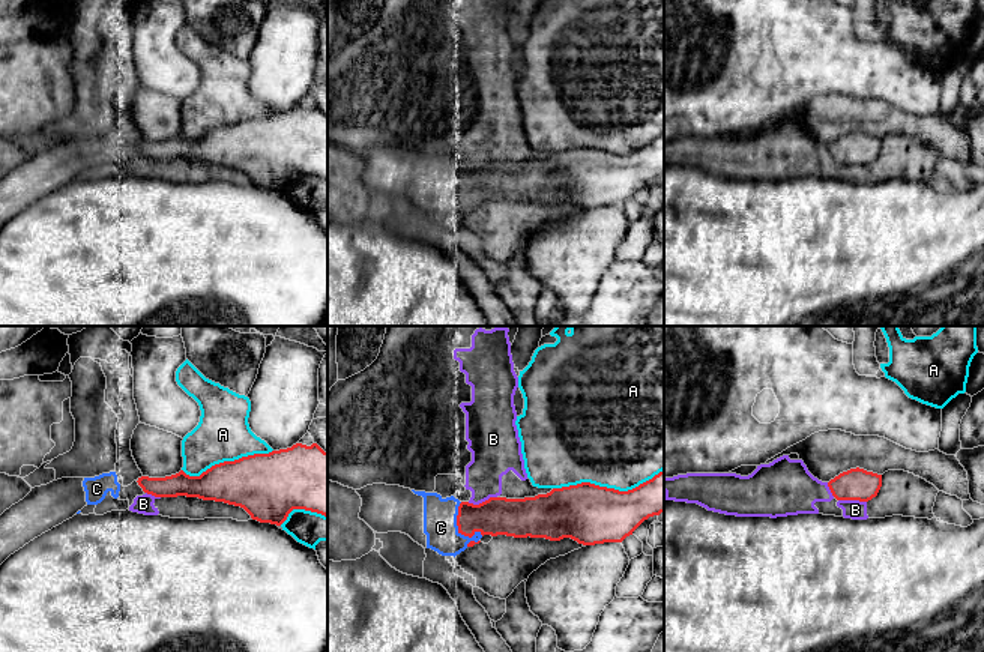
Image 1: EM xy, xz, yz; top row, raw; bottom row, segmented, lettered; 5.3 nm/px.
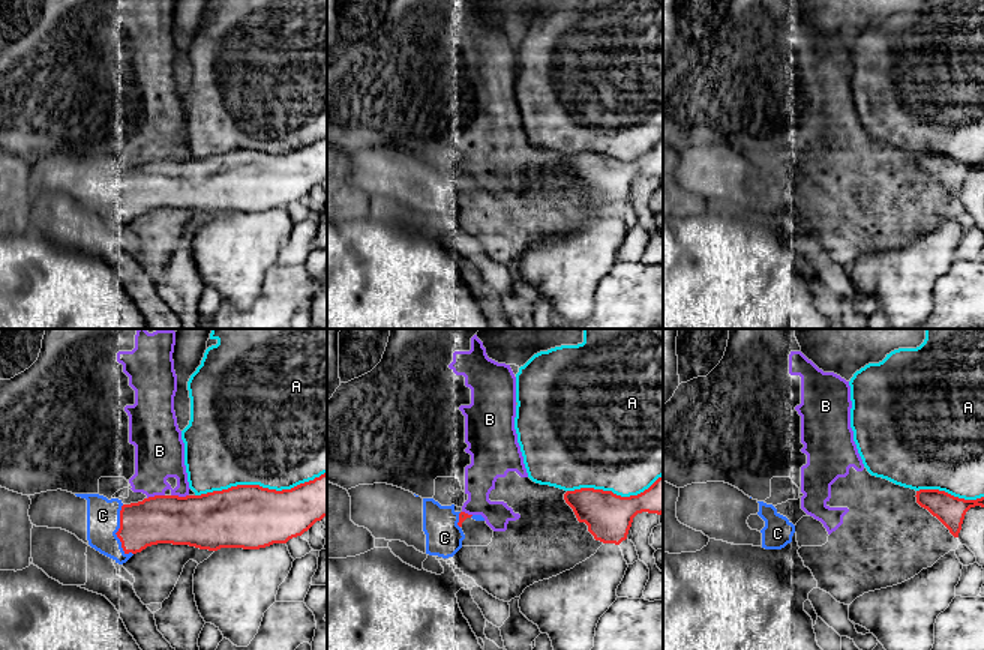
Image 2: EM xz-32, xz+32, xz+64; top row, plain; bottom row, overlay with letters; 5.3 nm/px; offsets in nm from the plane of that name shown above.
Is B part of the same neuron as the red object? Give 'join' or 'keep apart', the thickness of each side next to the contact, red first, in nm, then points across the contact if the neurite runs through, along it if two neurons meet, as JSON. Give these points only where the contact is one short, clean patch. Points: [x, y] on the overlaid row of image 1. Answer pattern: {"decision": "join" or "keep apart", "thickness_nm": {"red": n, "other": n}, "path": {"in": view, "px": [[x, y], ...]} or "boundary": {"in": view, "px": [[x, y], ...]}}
{"decision": "keep apart", "thickness_nm": {"red": 200, "other": 220}, "boundary": {"in": "xz", "px": [[496, 496], [478, 504], [467, 502]]}}

